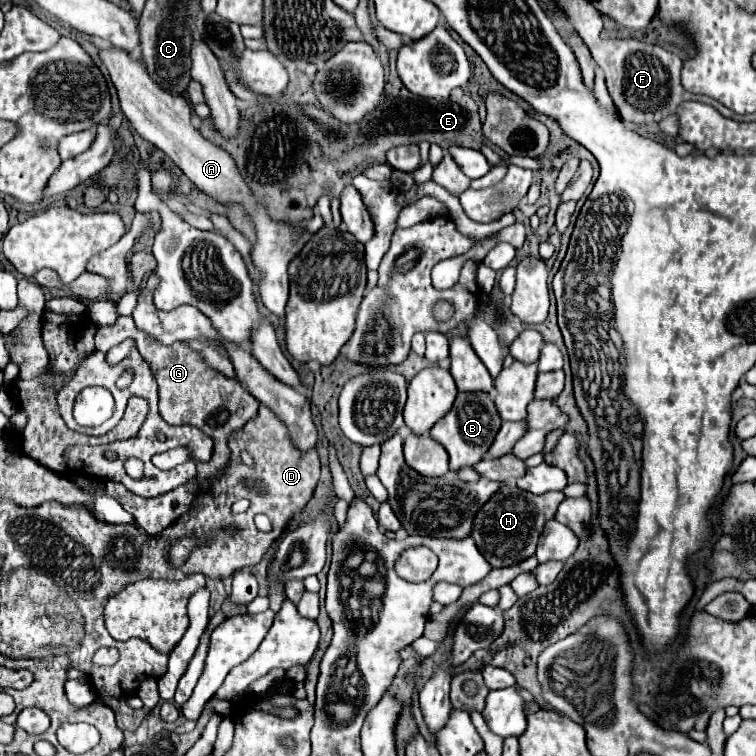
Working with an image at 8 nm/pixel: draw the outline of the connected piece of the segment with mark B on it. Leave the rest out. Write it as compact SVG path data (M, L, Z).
M461 392L457 394L457 400L447 416L435 424L431 430L431 438L437 440L449 454L449 466L453 472L457 472L463 466L473 466L483 460L487 450L491 448L497 432L501 428L501 418L495 410L493 398L485 392Z

